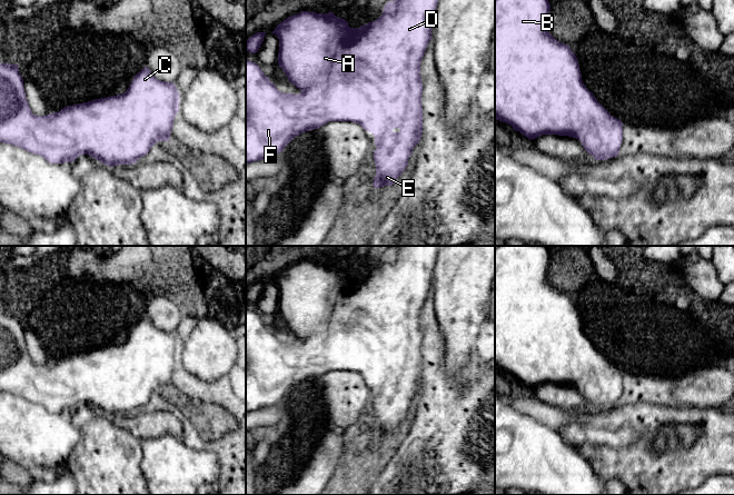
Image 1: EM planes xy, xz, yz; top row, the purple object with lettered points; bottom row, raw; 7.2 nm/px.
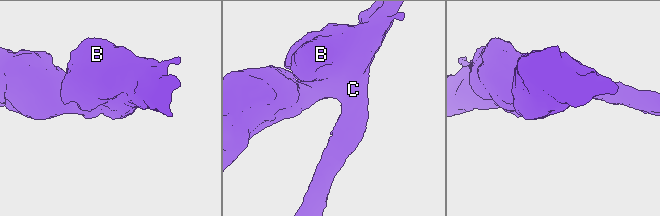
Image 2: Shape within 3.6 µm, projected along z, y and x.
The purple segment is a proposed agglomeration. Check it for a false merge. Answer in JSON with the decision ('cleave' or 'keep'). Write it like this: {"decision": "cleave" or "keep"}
{"decision": "keep"}

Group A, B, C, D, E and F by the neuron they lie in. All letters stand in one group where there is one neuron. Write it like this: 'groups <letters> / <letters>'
groups A B C D E F

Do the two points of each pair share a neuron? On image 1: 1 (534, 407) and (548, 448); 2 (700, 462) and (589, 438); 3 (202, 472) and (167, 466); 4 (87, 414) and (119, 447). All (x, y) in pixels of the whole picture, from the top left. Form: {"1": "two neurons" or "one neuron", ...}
{"1": "two neurons", "2": "two neurons", "3": "one neuron", "4": "one neuron"}

